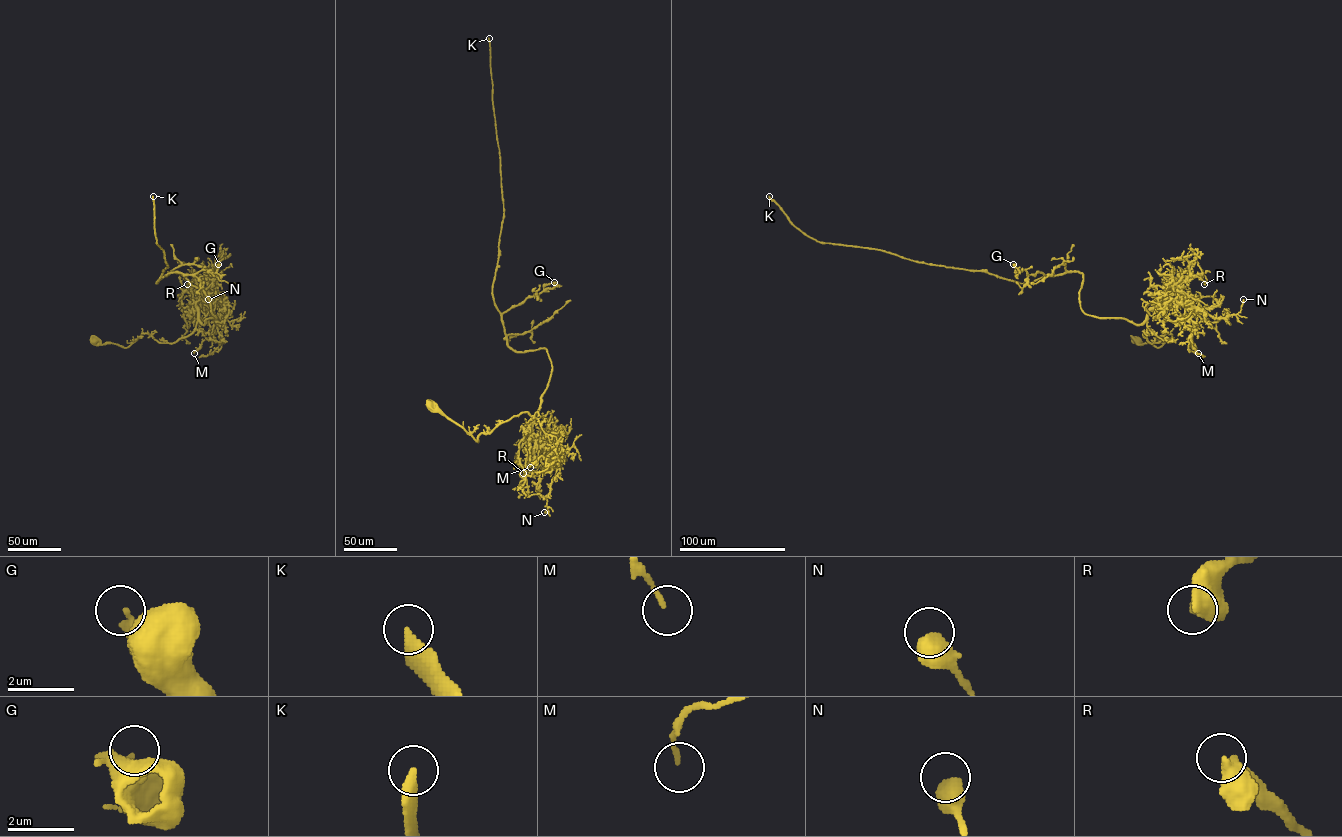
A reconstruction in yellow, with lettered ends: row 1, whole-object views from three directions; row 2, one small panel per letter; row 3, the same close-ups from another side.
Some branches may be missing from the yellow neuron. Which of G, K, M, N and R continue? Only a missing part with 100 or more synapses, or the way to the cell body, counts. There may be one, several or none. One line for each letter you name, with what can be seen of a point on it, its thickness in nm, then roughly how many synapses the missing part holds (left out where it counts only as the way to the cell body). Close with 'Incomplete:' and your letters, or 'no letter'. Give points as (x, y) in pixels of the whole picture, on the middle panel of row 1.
K: Place: (489, 38). Thickness 400 nm. Roughly 180 synapses
Incomplete: K

